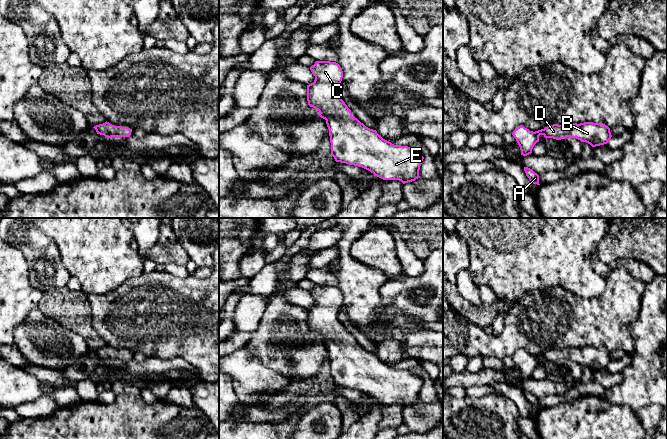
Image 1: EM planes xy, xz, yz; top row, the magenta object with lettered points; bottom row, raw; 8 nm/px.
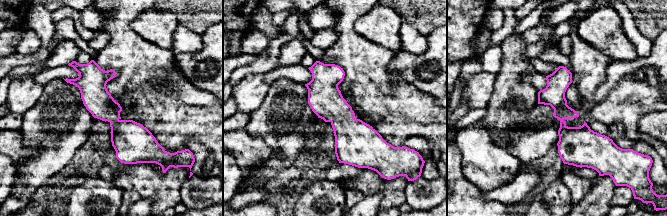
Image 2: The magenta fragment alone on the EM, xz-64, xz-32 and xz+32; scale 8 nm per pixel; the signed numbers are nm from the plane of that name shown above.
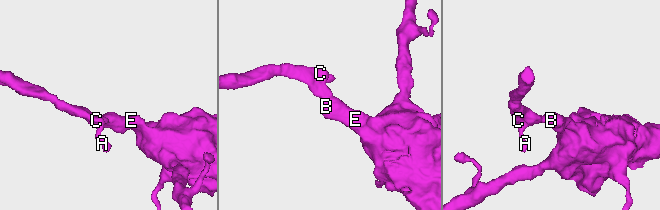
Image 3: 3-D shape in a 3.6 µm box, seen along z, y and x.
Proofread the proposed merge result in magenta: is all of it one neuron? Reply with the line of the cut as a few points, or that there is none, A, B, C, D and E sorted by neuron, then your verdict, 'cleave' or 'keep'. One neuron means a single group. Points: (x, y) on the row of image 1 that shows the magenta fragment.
no cut | A B C D E | keep

